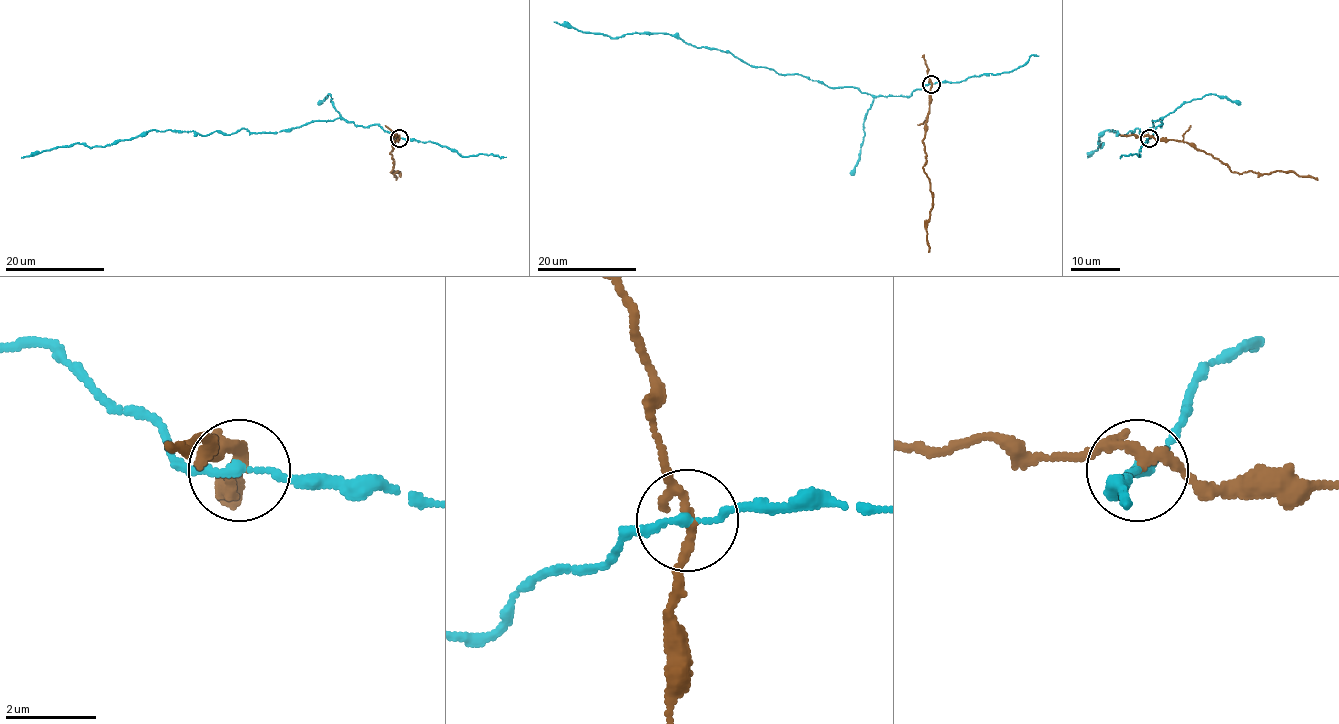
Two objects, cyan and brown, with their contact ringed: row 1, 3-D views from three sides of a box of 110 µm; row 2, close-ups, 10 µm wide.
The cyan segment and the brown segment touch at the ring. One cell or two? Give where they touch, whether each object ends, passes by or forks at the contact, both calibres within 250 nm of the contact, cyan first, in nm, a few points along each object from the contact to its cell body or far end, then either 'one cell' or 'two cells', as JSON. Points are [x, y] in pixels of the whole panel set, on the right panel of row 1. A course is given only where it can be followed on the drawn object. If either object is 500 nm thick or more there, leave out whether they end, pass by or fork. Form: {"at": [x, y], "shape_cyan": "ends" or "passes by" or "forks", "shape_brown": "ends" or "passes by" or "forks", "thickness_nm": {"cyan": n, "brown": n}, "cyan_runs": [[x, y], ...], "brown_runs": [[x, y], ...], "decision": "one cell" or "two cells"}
{"at": [1149, 138], "shape_cyan": "passes by", "shape_brown": "passes by", "thickness_nm": {"cyan": 180, "brown": 200}, "cyan_runs": [[1149, 137], [1162, 126], [1160, 118], [1144, 132], [1106, 130], [1099, 137], [1100, 147], [1103, 144], [1087, 157]], "brown_runs": [[1149, 137], [1193, 144], [1224, 162], [1232, 172], [1291, 171], [1318, 180]], "decision": "two cells"}

